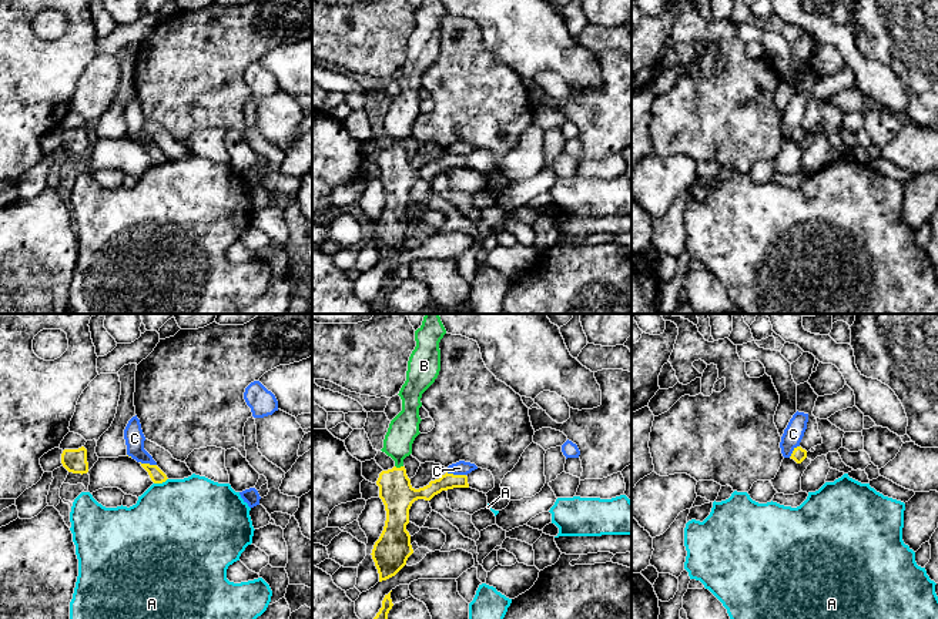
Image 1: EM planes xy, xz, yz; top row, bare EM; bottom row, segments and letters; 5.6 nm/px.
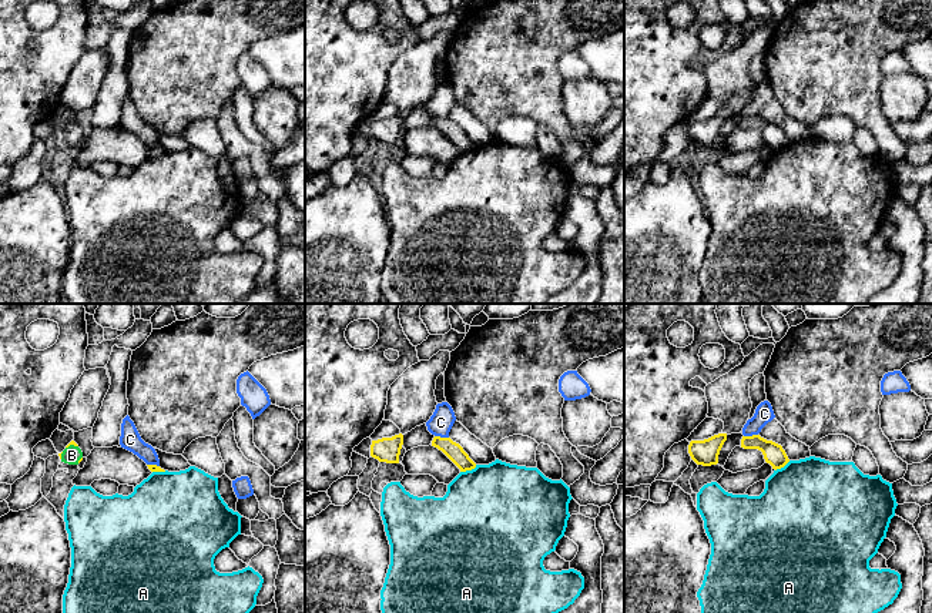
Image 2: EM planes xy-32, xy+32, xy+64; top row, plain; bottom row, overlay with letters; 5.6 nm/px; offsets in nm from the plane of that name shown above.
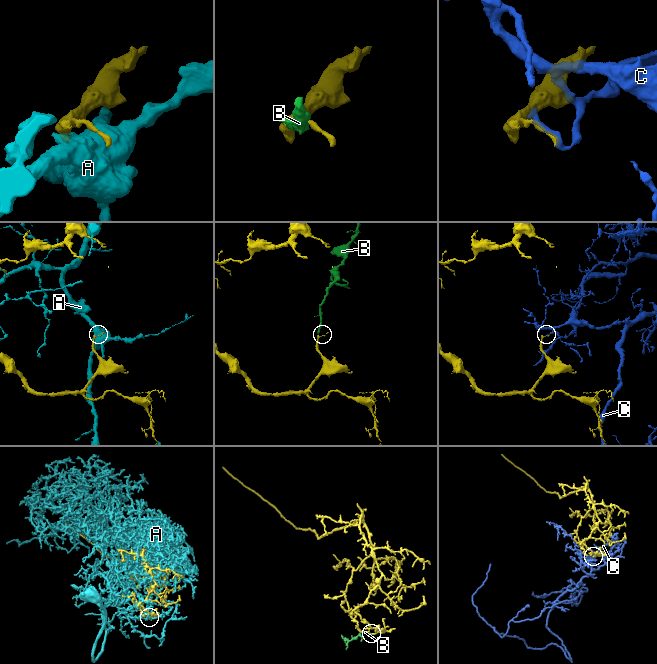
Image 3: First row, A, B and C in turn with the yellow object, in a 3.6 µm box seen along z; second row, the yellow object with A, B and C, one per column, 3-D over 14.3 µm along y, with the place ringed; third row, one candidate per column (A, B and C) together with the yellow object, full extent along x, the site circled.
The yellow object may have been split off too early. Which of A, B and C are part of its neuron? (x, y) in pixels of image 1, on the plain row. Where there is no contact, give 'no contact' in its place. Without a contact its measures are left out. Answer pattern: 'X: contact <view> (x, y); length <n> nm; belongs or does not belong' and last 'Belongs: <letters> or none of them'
A: contact xy (160, 163); length 90 nm; does not belong
B: contact xz (401, 147); length 50 nm; belongs
C: contact xz (456, 156); length 110 nm; does not belong
Belongs: B

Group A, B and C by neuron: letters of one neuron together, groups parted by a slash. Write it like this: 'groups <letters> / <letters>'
groups A / B / C

